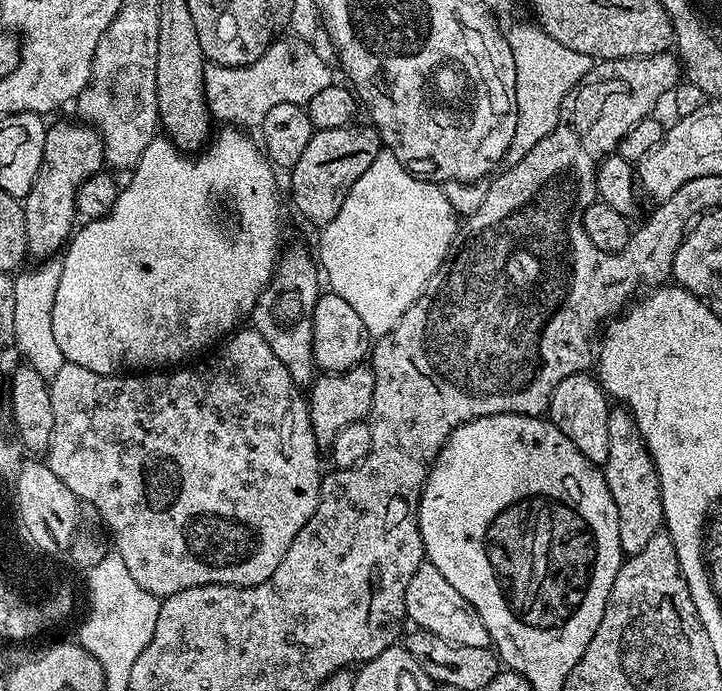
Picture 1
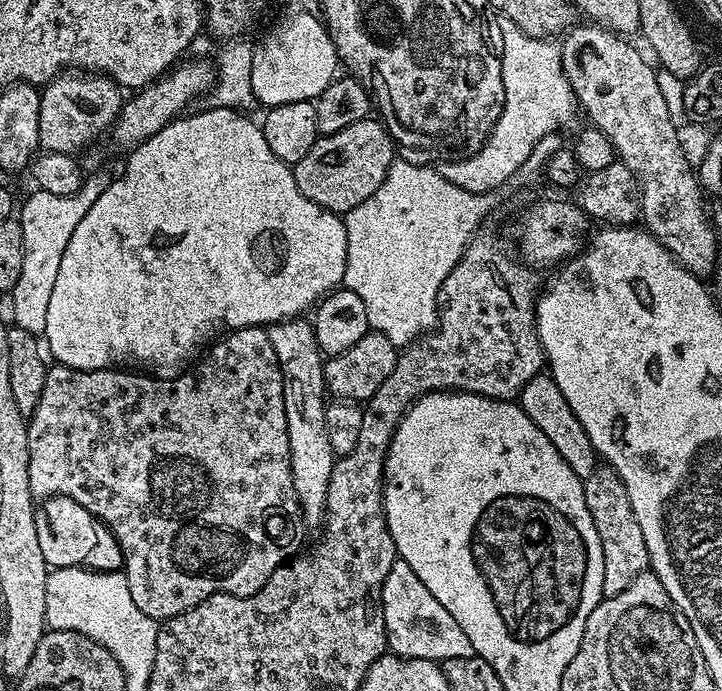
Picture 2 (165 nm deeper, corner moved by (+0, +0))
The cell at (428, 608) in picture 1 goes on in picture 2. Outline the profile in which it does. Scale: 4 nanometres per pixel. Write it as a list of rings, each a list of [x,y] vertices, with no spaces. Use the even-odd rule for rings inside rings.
[[[398,558],[390,566],[390,572],[386,574],[384,584],[378,593],[378,612],[384,617],[386,648],[393,656],[402,656],[405,660],[443,662],[450,658],[466,658],[473,655],[470,638],[466,638],[466,634],[462,634],[462,626],[458,626],[458,622],[454,622],[454,618],[450,618],[450,610],[446,610],[446,606],[442,606],[442,602],[438,602],[438,598],[434,598],[434,594],[430,594],[430,590],[426,590],[426,586],[422,586],[422,578],[418,578],[418,574],[414,574],[414,570],[410,570],[410,566],[405,560]]]

